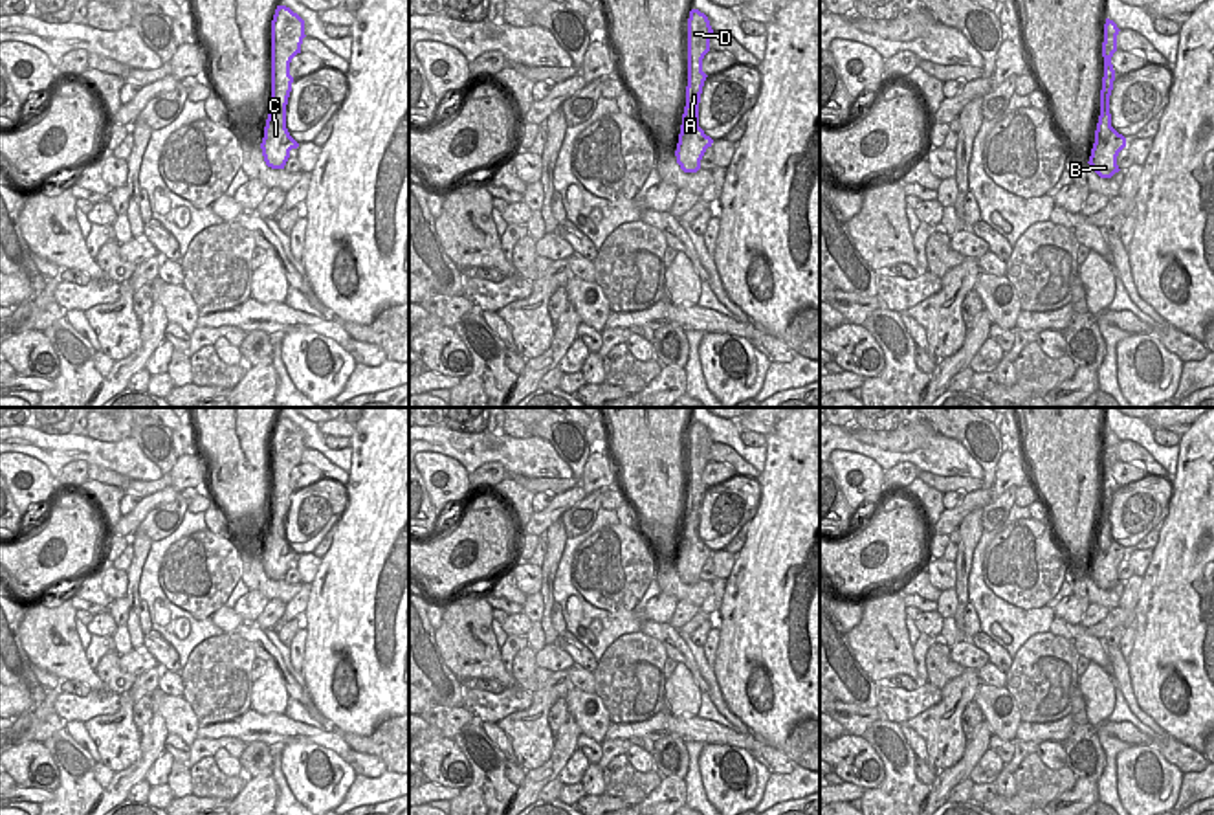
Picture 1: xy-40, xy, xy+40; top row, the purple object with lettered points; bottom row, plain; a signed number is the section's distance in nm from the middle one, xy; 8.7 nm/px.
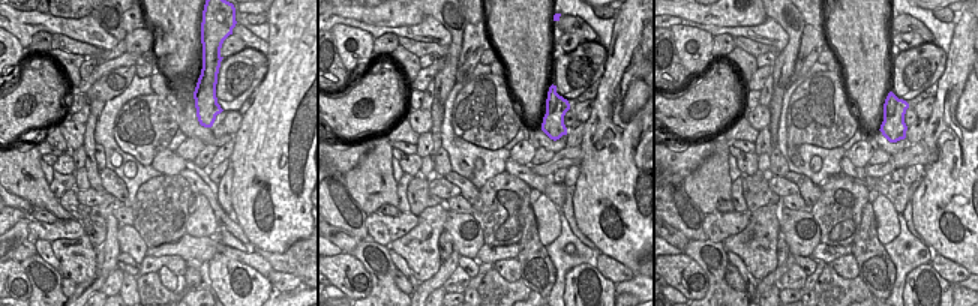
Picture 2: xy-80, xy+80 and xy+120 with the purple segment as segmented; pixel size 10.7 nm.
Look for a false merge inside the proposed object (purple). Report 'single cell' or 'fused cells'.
fused cells

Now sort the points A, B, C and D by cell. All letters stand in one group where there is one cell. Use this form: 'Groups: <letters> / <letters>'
Groups: A D / B C.

